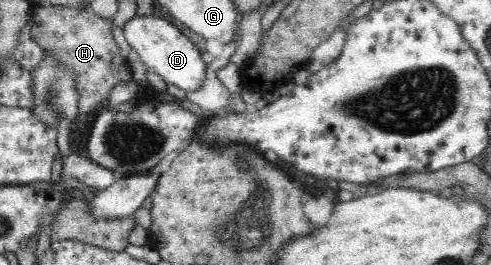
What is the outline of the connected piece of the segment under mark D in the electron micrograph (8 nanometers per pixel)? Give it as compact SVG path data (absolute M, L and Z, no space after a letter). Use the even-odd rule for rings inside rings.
M133 16L123 29L128 44L139 54L145 66L163 77L165 83L177 85L188 93L201 89L206 81L208 64L203 62L199 48L195 46L170 20L159 16Z

